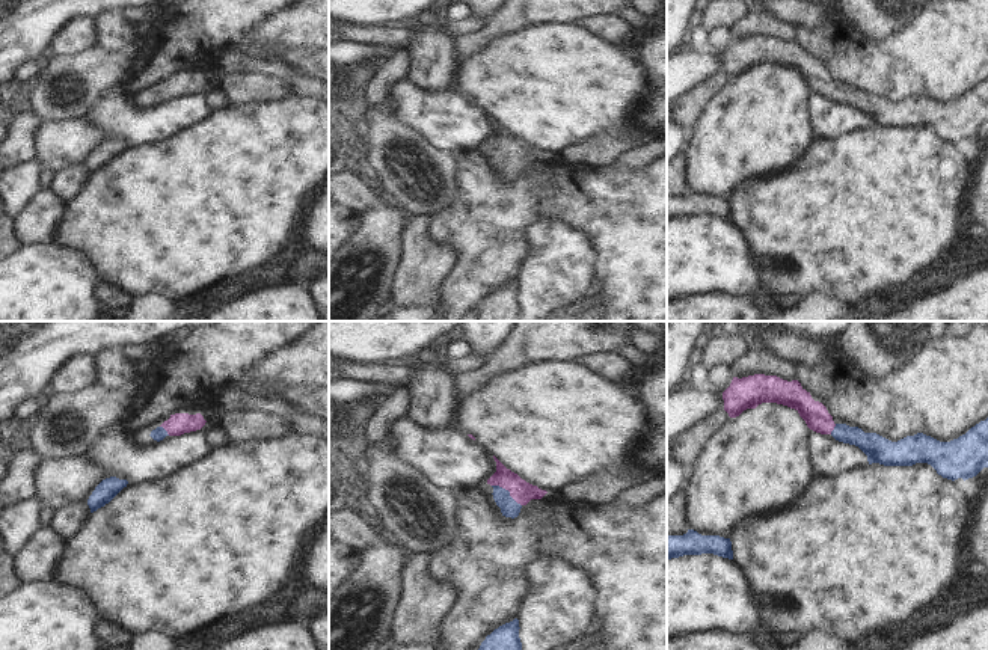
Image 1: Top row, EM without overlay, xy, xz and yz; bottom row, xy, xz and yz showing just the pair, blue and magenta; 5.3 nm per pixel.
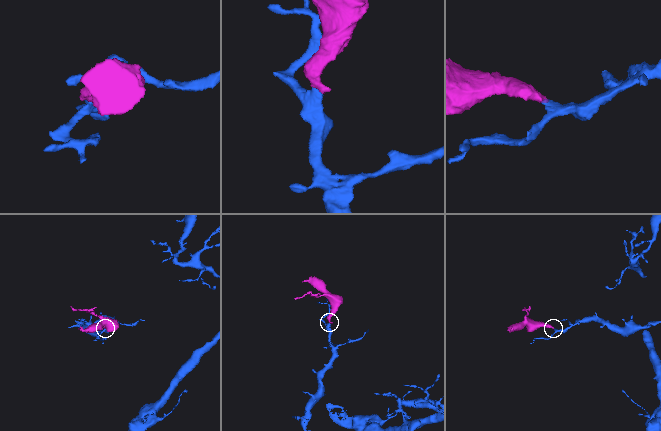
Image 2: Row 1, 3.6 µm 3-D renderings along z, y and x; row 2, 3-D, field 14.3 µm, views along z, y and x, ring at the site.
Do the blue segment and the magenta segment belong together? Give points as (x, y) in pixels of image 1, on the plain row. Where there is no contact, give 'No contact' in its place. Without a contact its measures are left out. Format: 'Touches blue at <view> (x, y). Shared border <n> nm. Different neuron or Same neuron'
Touches blue at xz (507, 153). Shared border 200 nm. Same neuron.

